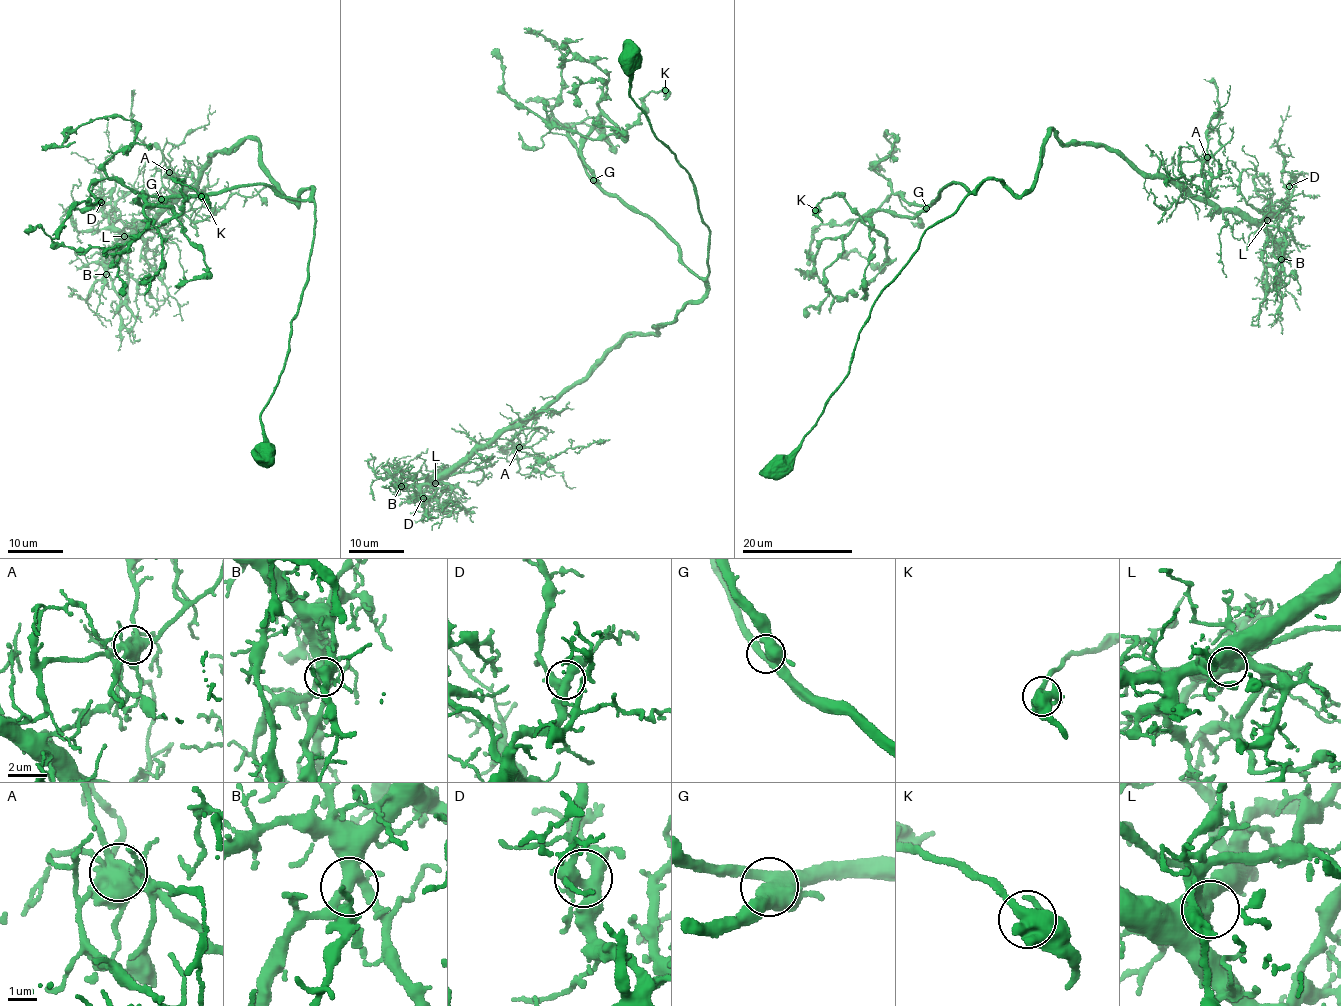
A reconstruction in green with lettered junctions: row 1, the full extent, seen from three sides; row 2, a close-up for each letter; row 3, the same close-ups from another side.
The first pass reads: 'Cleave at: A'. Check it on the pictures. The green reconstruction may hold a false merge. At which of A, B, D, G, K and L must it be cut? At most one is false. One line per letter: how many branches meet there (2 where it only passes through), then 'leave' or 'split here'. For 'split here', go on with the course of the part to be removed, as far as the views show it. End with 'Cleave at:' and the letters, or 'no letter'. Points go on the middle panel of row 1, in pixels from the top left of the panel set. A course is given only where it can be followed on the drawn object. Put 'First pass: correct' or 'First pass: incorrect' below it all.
A: 7 | split here | (518, 447), (529, 446), (538, 457), (545, 459), (554, 458), (567, 448), (602, 442)
B: 5 | leave
D: 5 | leave
G: 5 | leave
K: 4 | leave
L: 4 | leave
Cleave at: A
First pass: correct

